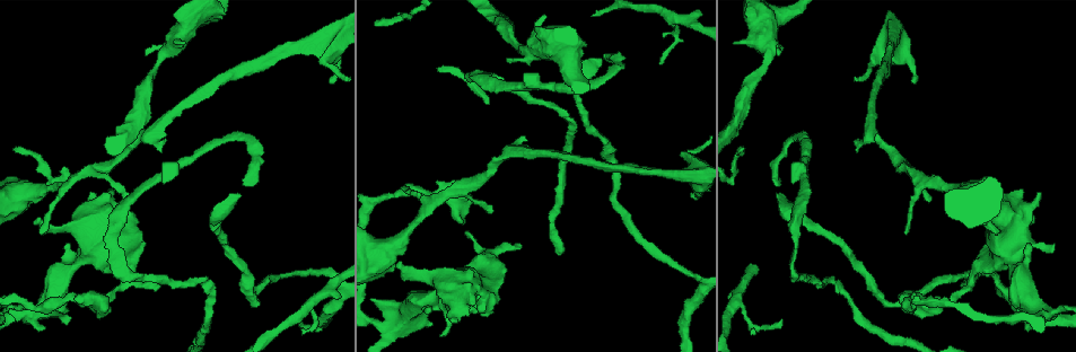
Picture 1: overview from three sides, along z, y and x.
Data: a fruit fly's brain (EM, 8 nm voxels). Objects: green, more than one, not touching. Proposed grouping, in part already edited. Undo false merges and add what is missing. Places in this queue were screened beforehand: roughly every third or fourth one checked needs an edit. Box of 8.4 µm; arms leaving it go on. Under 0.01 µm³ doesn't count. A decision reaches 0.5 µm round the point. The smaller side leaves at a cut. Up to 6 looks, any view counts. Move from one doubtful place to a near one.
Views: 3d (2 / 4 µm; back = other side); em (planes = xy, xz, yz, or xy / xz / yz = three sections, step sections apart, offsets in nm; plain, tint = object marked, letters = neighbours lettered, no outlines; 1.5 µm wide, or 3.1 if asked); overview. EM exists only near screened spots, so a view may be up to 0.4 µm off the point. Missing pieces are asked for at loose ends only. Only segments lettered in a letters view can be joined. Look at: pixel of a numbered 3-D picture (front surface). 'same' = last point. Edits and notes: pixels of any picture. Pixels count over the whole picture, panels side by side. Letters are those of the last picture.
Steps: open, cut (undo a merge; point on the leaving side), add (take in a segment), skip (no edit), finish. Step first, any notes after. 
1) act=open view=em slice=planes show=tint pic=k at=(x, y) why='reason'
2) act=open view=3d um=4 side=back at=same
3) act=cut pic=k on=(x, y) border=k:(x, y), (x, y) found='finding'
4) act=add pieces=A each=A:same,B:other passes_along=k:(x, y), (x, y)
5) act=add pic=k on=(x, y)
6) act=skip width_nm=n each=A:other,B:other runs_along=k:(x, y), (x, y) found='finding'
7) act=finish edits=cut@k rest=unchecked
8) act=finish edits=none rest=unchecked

act=open view=em slice=xz step=8 show=tint pic=1 at=(466, 232) why='an open end'

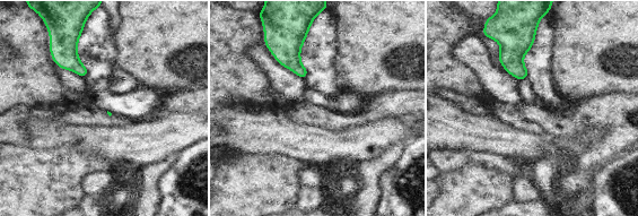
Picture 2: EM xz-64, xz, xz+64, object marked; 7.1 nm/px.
act=open view=em slice=planes show=letters at=same

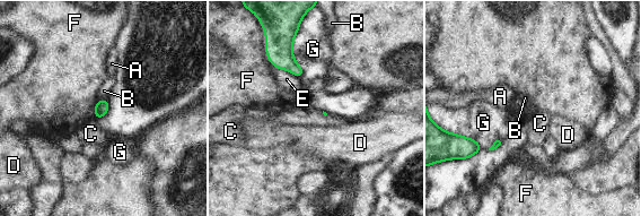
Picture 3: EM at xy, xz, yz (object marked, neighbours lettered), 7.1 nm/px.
act=skip longest_contact=G:320nm each=A:other,B:other,C:other,D:other,E:other,F:other,G:other border=3:(108, 98), (99, 98), (95, 102) found='no lettered segment goes on from it'

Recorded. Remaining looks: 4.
act=open view=em slice=xy step=8 show=letters pic=1 at=(931, 199) why='an open end'

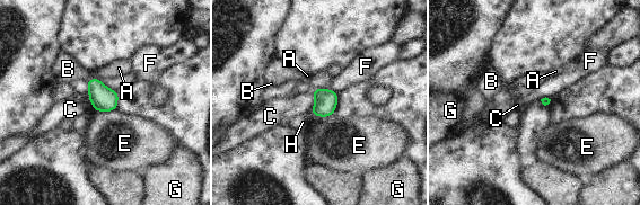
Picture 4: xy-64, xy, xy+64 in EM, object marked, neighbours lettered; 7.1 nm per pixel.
act=skip each=A:other,B:other,C:other,E:other,F:other,G:other,H:other border=4:(313, 91), (314, 106), (309, 113) found='no lettered segment goes on from it'

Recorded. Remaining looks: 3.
act=open view=em slice=xy step=4 show=letters pic=1 at=(1029, 209) why='sudden change in width'

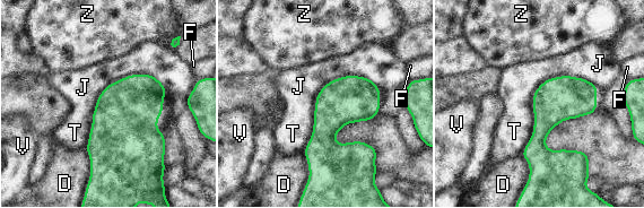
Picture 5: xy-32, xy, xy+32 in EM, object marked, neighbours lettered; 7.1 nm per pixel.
act=skip width_nm=300 longest_contact=J:550nm each=D:other,F:other,J:other,T:other,V:other,Z:other found='all the same neuron'

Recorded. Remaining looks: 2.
act=finish edits=none rest=unchecked

